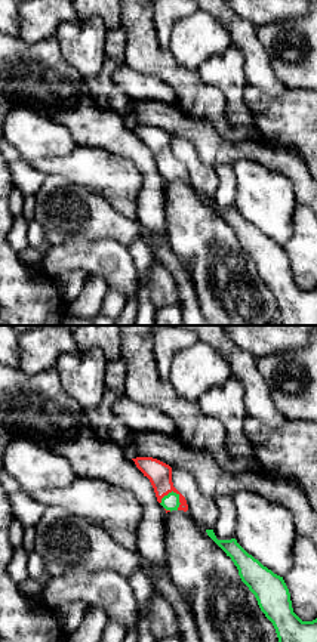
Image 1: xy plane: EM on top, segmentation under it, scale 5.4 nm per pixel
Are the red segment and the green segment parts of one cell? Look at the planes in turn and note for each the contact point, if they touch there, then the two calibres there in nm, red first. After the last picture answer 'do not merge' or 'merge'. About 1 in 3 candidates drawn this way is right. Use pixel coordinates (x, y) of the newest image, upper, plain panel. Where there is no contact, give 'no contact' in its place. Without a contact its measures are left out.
contact (168, 161); calibres 130 and 90 nm

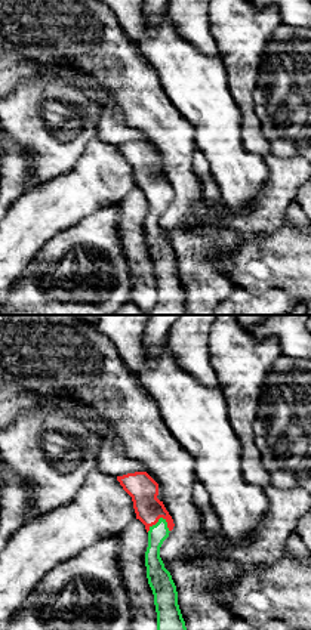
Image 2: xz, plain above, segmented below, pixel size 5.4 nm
contact (156, 191); calibres 160 and 100 nm

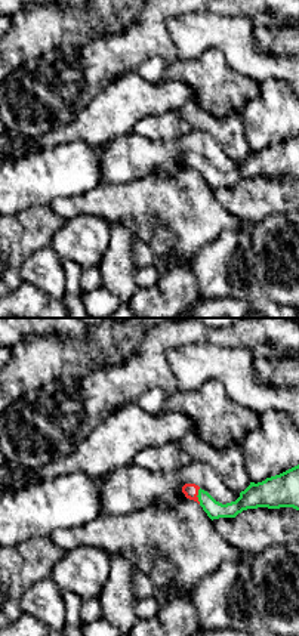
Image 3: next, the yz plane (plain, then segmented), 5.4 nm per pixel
contact (197, 163); calibres 80 and 90 nm

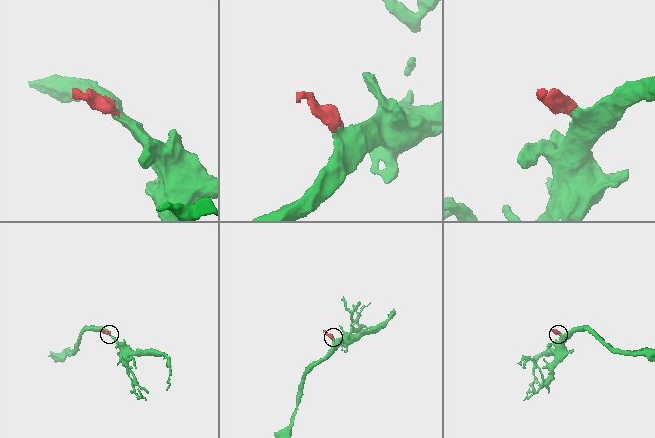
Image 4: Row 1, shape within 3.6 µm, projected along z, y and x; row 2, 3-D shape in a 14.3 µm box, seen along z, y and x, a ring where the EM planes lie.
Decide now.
merge

